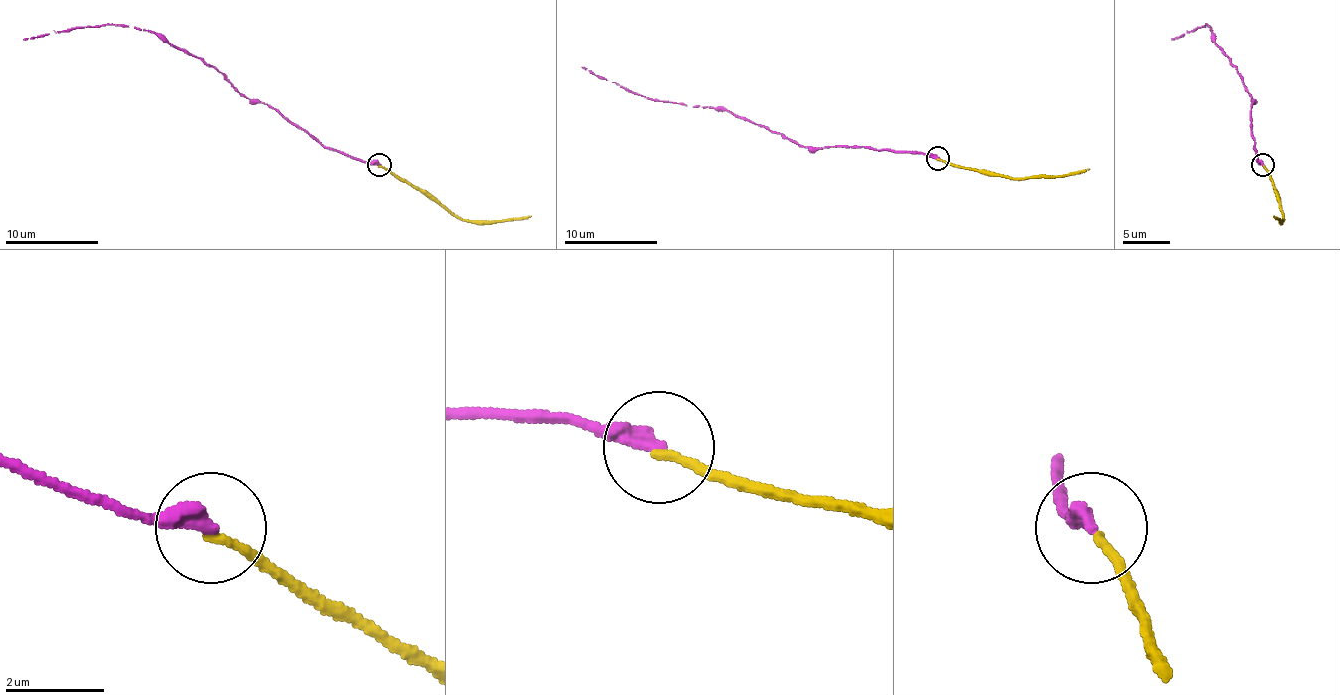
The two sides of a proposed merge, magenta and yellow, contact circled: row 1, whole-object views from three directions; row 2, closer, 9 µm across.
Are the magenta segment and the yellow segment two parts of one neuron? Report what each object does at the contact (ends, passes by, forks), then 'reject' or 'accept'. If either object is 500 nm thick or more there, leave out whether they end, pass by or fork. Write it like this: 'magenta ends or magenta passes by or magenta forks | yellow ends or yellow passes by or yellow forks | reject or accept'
magenta ends | yellow ends | reject

